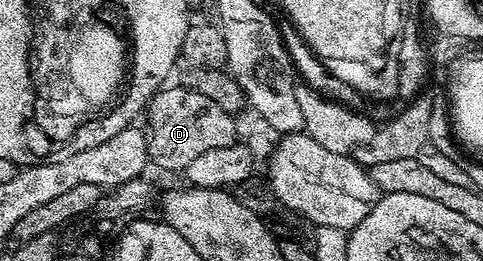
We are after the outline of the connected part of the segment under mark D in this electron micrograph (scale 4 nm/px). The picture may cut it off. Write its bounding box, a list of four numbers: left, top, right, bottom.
[146,86,237,173]

